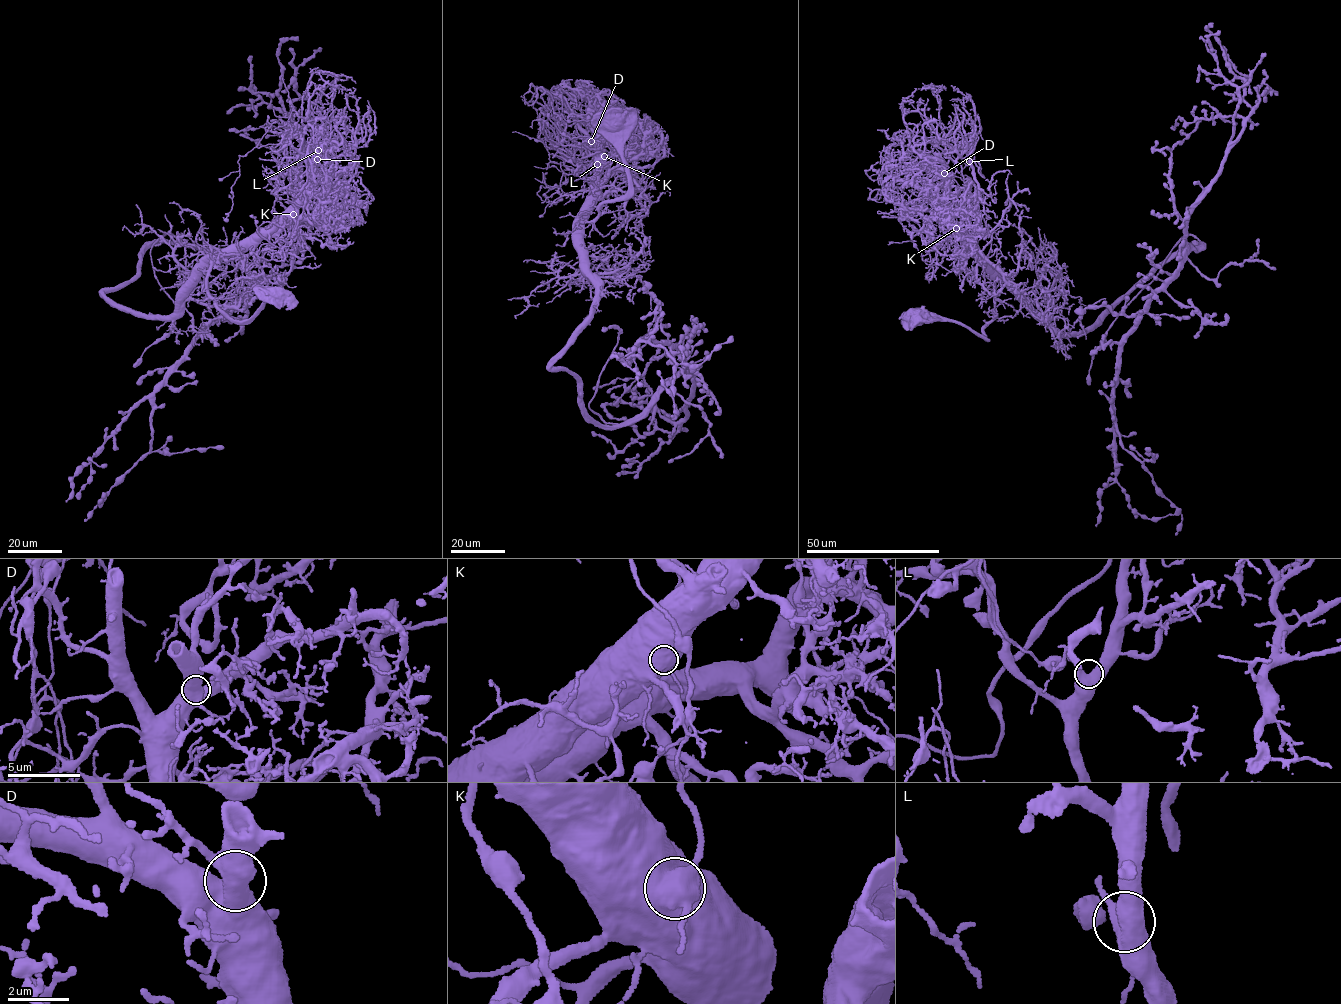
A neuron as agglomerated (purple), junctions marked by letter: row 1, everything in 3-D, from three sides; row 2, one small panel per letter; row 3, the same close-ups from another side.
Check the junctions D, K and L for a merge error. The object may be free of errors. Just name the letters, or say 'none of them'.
K

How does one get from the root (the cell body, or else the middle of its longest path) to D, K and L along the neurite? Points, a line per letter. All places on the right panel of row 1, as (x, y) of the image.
D: (990, 268), (982, 252), (973, 248), (952, 221), (944, 173)
K: (990, 268), (981, 251), (956, 229)
L: (990, 268), (980, 254), (974, 236), (979, 228), (976, 215), (978, 186), (969, 161)

